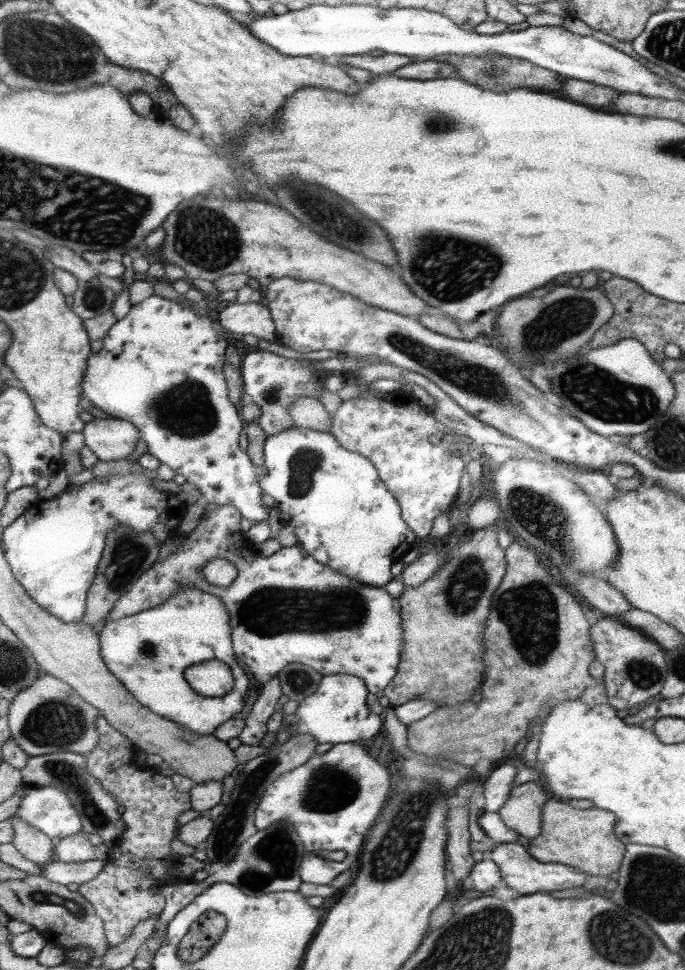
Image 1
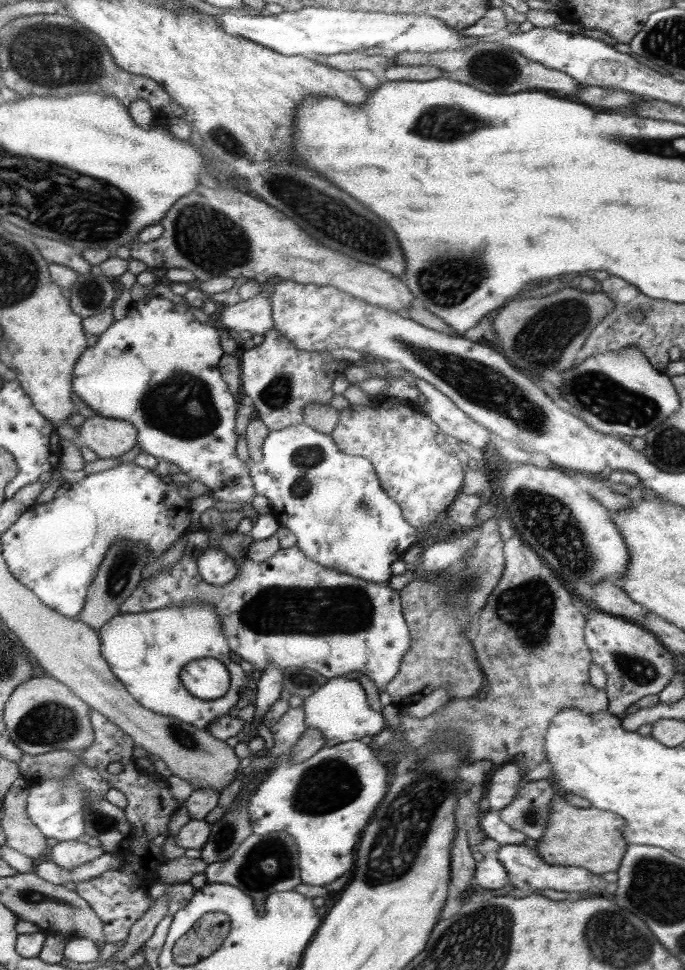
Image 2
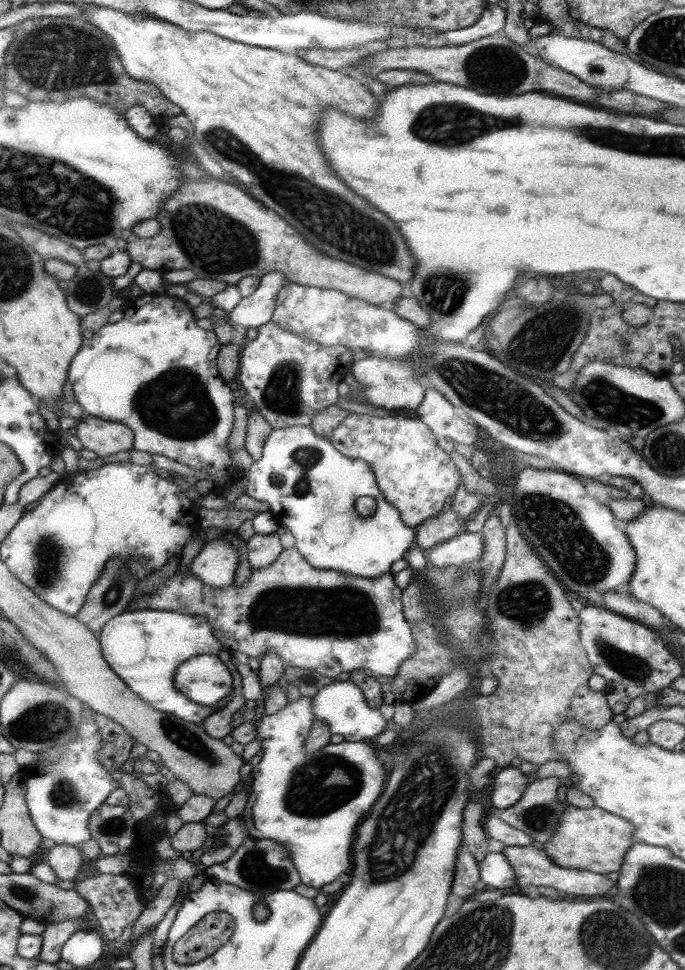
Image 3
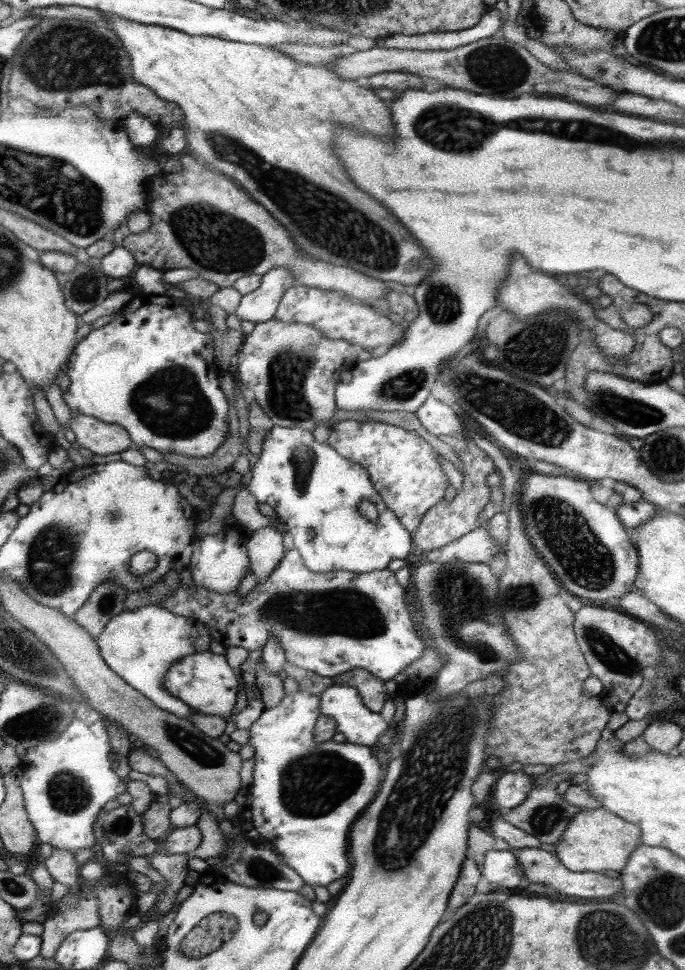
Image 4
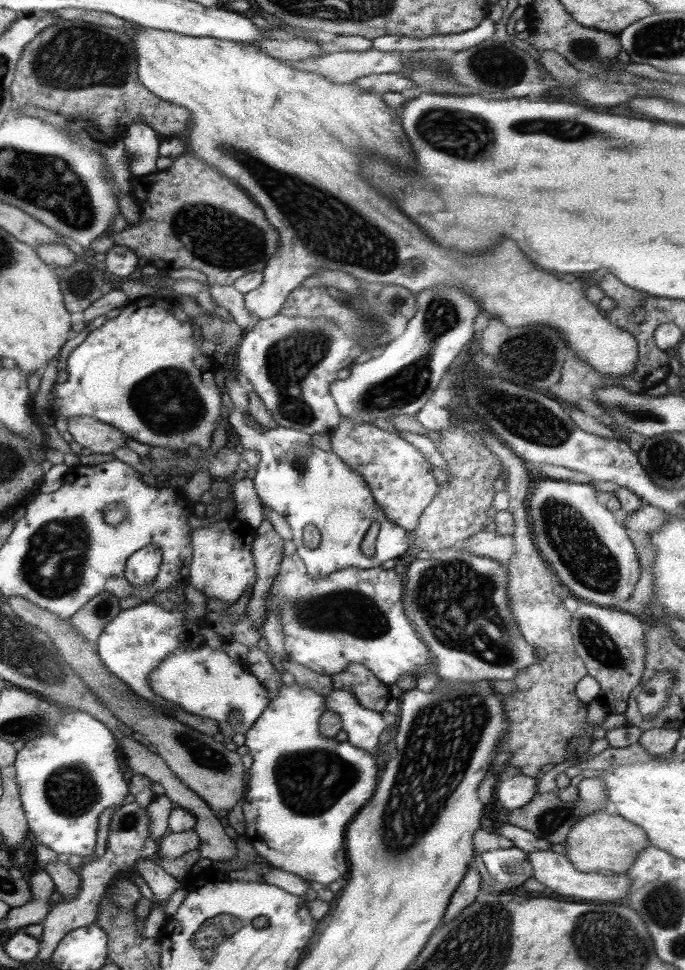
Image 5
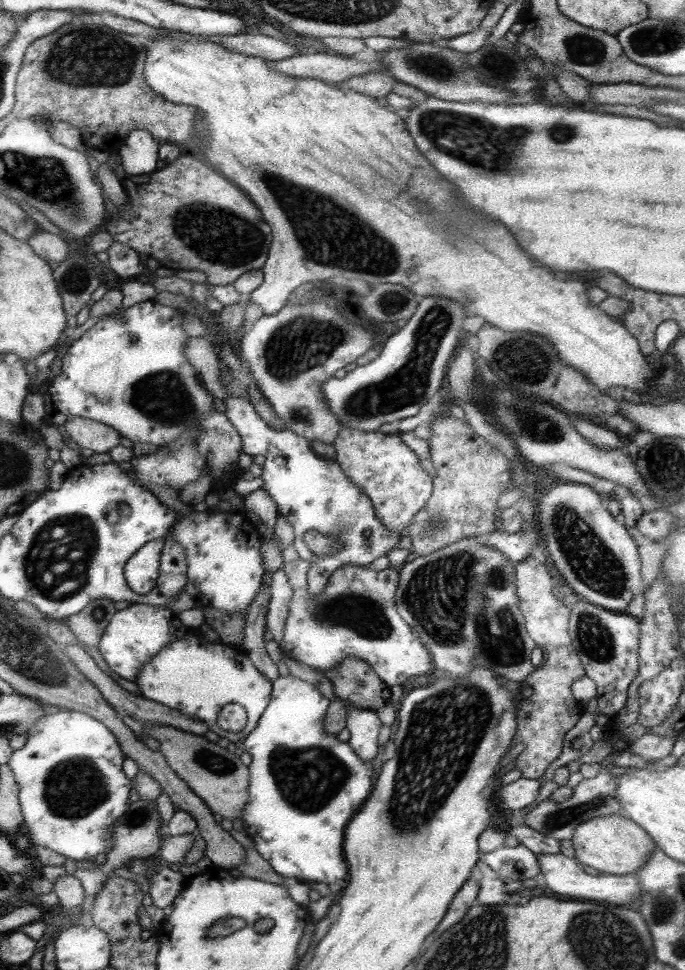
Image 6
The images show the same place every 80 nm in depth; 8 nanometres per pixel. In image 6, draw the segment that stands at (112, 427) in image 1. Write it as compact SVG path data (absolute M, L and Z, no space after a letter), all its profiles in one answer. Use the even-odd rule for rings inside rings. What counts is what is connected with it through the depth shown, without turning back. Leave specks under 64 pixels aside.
M70 416L66 423L66 433L70 440L79 444L81 448L90 448L93 452L108 452L120 445L122 436L110 426L90 418Z

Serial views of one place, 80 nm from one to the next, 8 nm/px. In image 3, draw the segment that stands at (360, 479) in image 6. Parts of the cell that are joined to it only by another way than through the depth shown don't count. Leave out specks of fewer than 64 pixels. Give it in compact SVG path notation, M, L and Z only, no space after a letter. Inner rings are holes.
M402 411L384 418L351 413L330 436L330 443L347 458L362 459L374 472L380 492L398 509L402 522L412 529L442 511L448 496L462 481L460 471L439 445L432 430L413 414Z

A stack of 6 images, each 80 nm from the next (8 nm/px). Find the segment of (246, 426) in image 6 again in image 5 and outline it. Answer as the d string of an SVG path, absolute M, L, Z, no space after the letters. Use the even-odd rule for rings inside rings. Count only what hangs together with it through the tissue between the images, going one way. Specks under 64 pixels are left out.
M232 408L229 425L234 427L240 444L246 450L255 450L260 455L253 479L256 494L264 507L282 514L290 524L292 540L297 546L295 553L305 562L310 578L324 578L335 570L348 567L368 570L404 554L411 556L410 532L387 520L366 481L344 461L340 461L334 452L314 446L311 437L300 430L282 426L262 428L249 413L242 412L240 408ZM374 522L380 526L375 543L376 552L373 556L367 556L360 545ZM308 525L315 526L320 534L318 548L304 545L303 532Z

